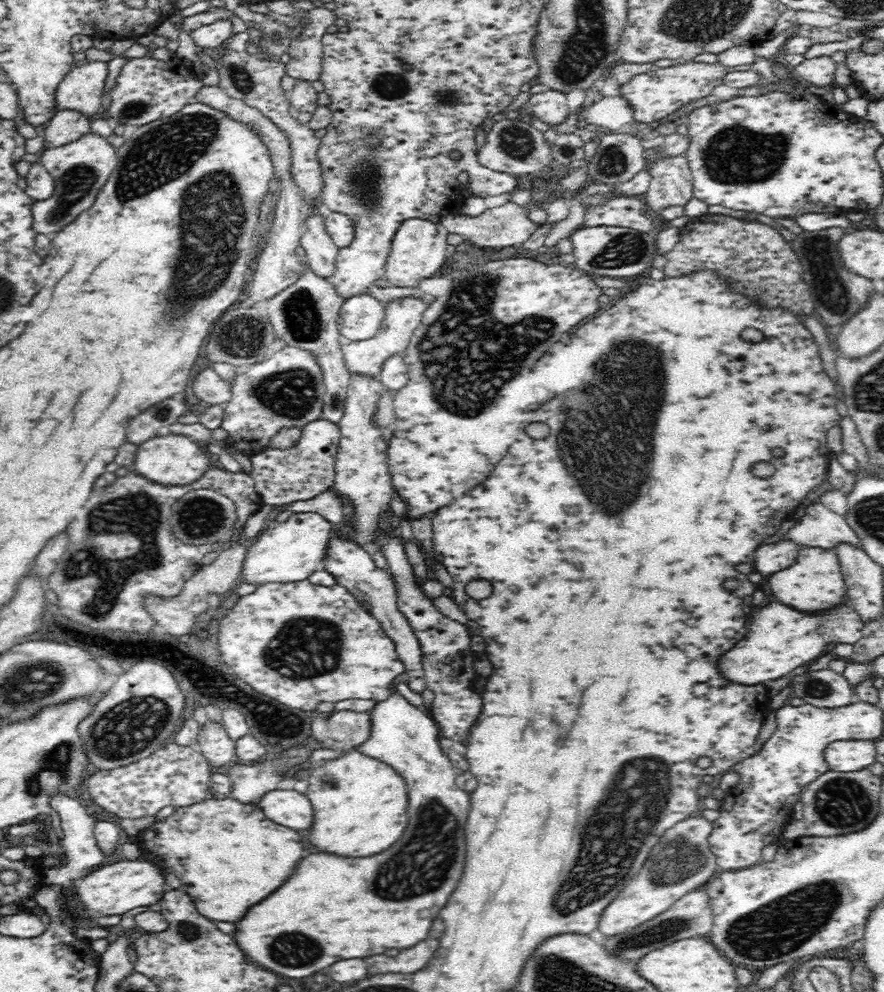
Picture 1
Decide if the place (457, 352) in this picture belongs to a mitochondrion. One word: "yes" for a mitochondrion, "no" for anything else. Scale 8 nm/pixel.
yes

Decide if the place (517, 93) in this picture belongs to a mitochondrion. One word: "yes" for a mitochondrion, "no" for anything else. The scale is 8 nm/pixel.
no

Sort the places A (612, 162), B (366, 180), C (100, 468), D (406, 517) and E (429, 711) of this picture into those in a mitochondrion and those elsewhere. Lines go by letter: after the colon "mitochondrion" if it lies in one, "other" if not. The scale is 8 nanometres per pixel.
A: mitochondrion
B: mitochondrion
C: other
D: other
E: other

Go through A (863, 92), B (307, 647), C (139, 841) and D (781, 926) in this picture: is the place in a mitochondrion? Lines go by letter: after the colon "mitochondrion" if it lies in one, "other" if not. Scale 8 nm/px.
A: other
B: mitochondrion
C: other
D: mitochondrion

